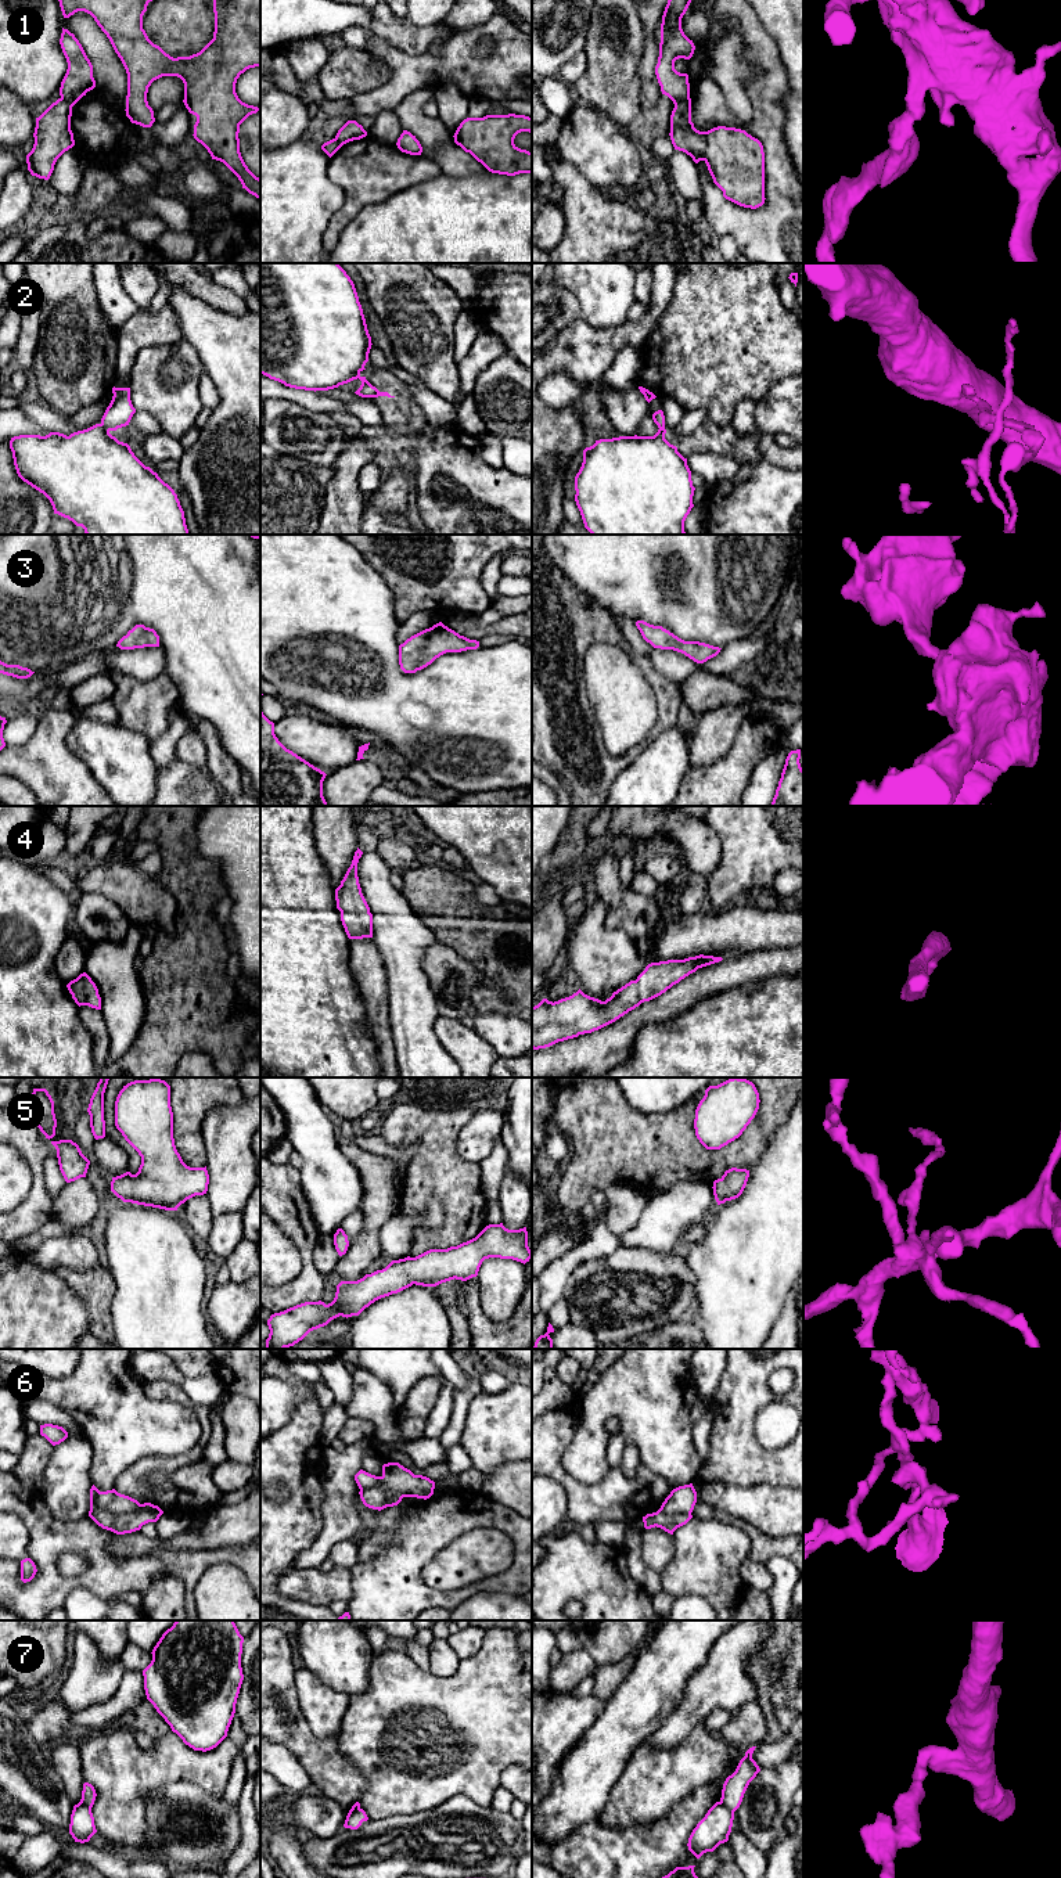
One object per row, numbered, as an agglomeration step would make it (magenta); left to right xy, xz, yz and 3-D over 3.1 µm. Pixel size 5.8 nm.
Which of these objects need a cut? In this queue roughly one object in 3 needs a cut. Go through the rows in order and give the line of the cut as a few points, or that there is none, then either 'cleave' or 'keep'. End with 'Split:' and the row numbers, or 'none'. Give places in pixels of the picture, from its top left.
1: cut yz (689, 96), (675, 105); cleave
2: cut none; keep
3: cut none; keep
4: cut none; keep
5: cut none; keep
6: cut xy (94, 1500), (100, 1508), (117, 1514), (135, 1511), (141, 1504); cleave
7: cut yz (720, 1801), (733, 1812); cleave
Split: 1, 6, 7

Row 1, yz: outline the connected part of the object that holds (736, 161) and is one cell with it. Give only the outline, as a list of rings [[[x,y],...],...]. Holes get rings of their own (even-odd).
[[[691,98],[675,105],[670,115],[670,140],[675,150],[683,151],[695,163],[704,161],[713,183],[723,191],[723,197],[740,206],[756,209],[765,204],[765,152],[762,143],[735,127],[717,126],[699,132],[691,122]]]

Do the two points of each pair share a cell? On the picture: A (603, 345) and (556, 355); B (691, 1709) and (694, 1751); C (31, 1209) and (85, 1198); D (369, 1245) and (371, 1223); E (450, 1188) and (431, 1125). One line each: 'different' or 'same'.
A: same
B: different
C: different
D: same
E: same

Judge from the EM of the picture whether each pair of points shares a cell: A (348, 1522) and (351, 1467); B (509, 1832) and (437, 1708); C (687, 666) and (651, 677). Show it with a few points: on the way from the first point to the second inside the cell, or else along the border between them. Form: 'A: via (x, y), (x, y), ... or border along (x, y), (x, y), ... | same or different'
A: via (345, 1508), (345, 1481) | same
B: border along (459, 1794), (489, 1808) | different
C: border along (643, 657), (665, 677), (678, 684) | different

